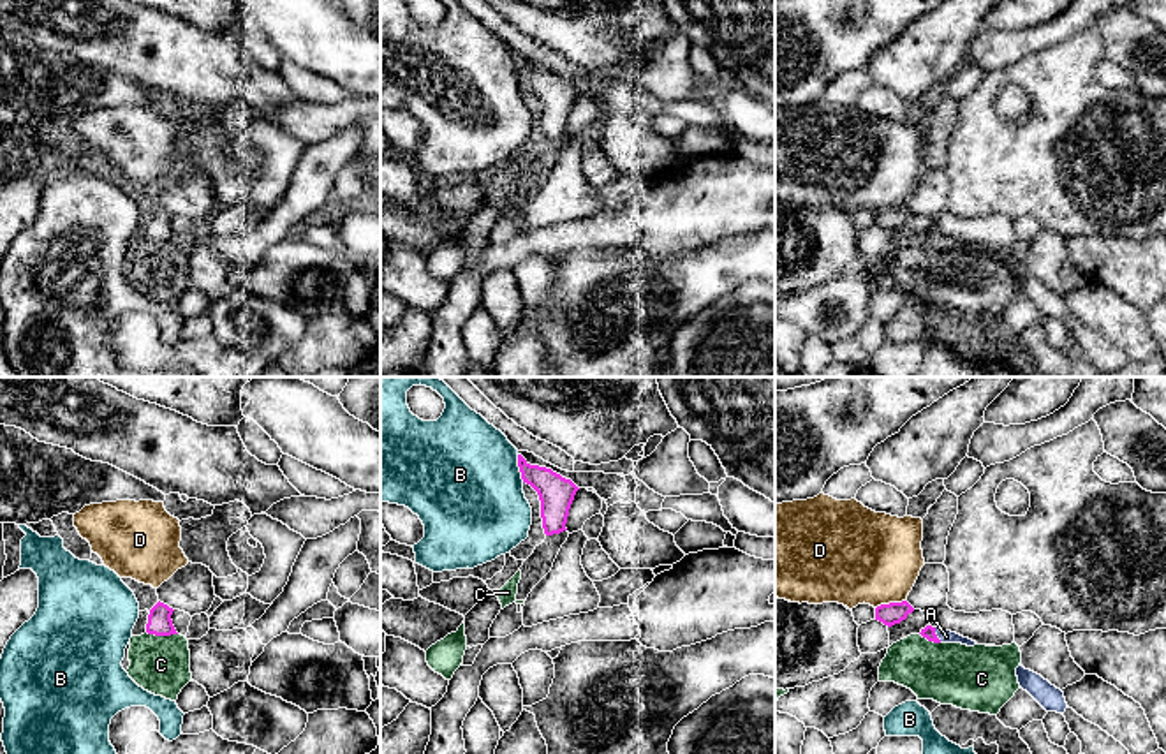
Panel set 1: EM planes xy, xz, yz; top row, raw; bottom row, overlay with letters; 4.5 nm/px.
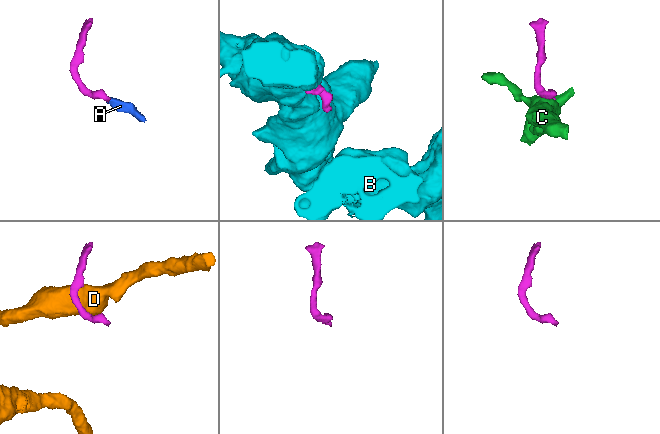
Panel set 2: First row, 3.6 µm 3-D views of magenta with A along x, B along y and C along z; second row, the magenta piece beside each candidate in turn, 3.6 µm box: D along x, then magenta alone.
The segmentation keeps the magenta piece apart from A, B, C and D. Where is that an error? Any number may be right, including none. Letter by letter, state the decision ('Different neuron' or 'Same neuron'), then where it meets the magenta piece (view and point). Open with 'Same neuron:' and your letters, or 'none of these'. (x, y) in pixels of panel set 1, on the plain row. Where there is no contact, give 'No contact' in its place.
Same neuron: A
A: Same neuron. Touches magenta at yz (936, 240)
B: Different neuron. Touches magenta at xz (520, 74)
C: Different neuron. Touches magenta at xy (162, 240)
D: Different neuron. Touches magenta at yz (890, 208)

